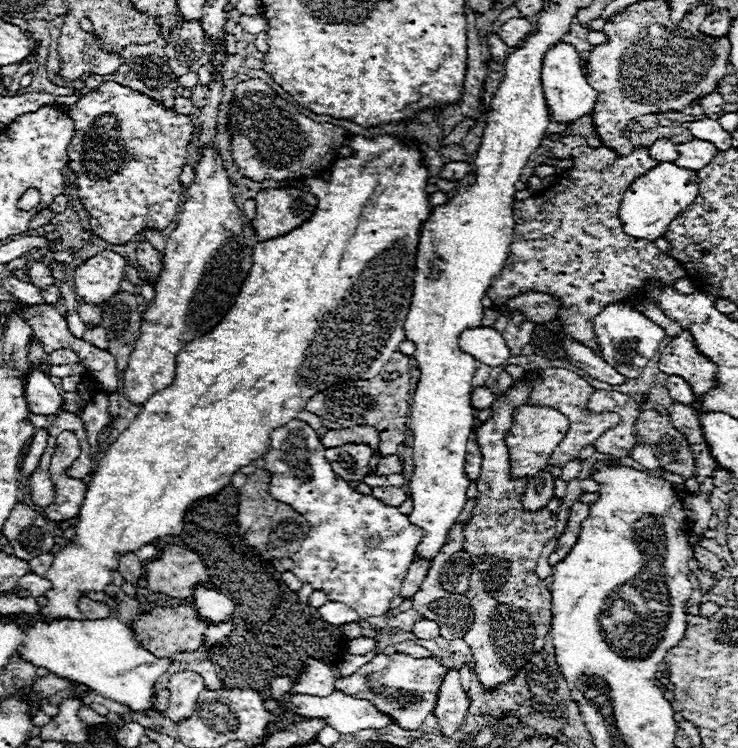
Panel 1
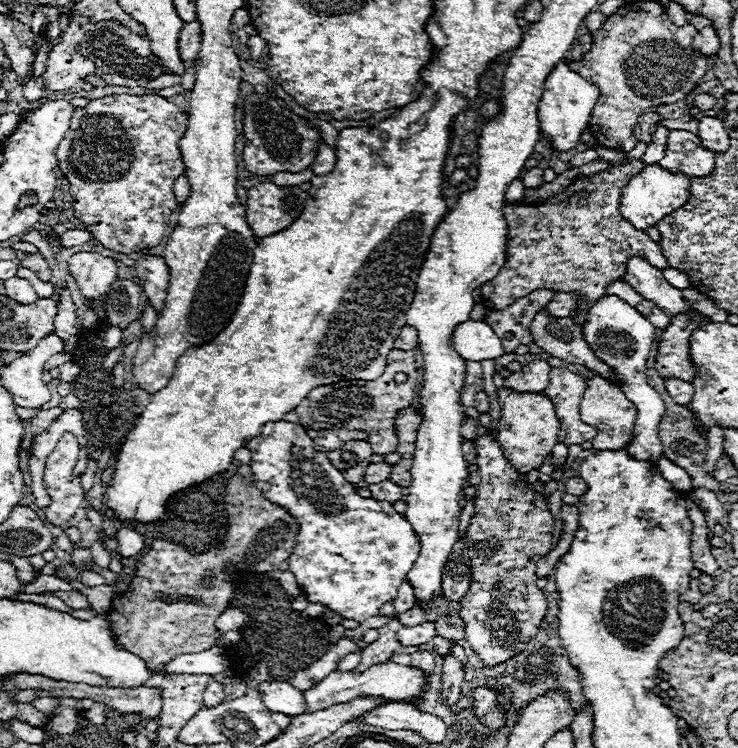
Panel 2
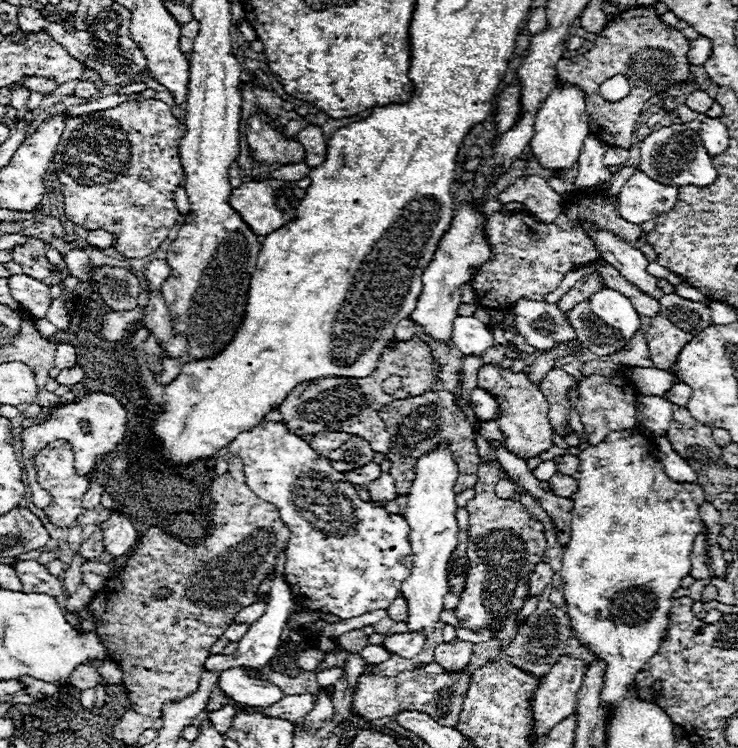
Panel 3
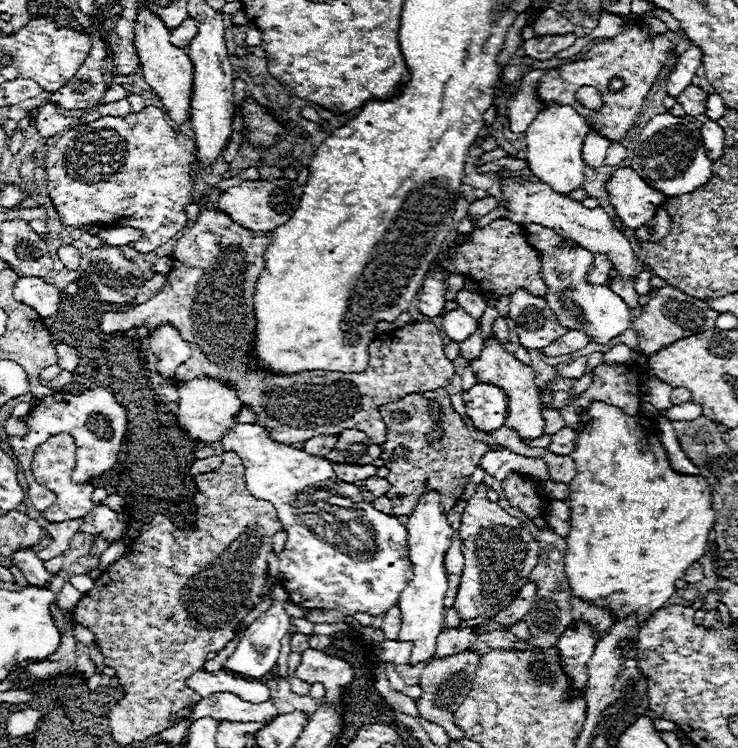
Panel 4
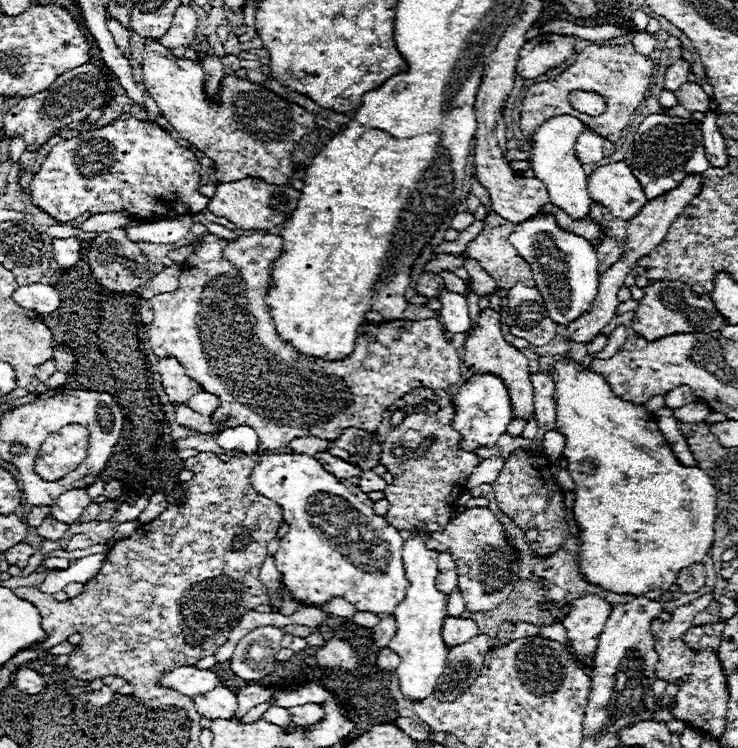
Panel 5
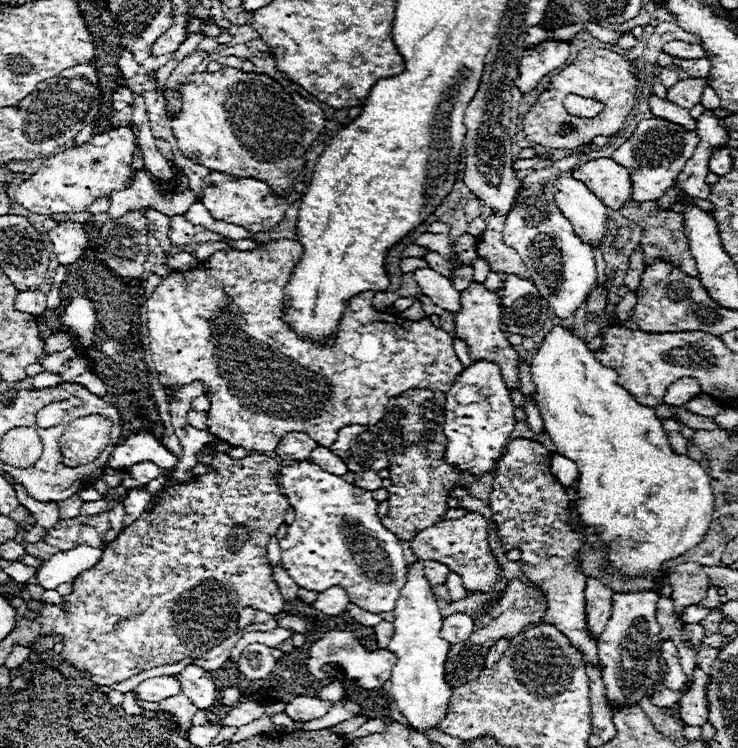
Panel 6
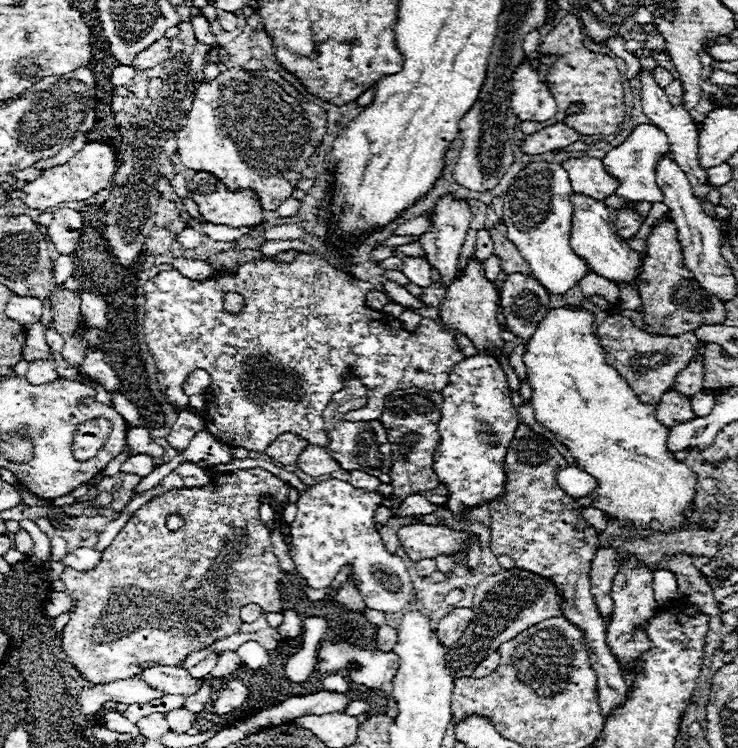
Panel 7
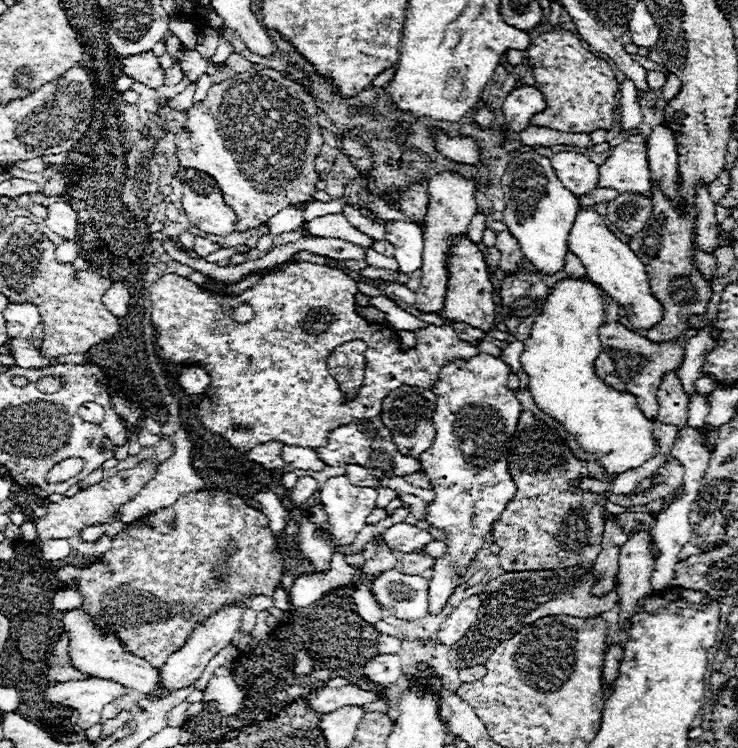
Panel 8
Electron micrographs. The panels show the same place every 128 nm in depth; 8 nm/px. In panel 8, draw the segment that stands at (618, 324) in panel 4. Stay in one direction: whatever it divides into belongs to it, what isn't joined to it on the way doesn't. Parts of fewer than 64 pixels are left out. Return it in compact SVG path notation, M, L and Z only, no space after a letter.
M522 152L508 164L502 176L502 192L506 194L504 224L518 240L522 254L542 274L556 274L564 270L568 252L568 234L580 210L578 198L560 182L552 162L536 152Z

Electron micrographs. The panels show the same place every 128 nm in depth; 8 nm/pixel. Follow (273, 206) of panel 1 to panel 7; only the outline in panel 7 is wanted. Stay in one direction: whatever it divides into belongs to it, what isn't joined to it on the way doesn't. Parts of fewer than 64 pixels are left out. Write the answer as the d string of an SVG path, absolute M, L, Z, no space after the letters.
M196 172L194 178L188 182L188 190L192 194L192 200L196 202L200 214L204 216L206 222L212 224L224 224L230 228L240 228L240 226L262 226L264 220L264 210L260 206L260 200L254 196L254 190L236 190L230 192L224 182L220 182L214 174L206 172Z

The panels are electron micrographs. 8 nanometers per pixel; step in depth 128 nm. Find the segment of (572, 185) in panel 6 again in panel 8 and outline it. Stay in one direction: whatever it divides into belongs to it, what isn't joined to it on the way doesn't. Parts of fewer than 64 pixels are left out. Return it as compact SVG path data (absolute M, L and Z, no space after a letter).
M582 206L580 214L576 216L576 222L574 222L572 230L570 230L568 244L570 244L570 252L576 254L580 258L580 262L584 264L584 268L588 272L588 278L594 284L598 284L620 306L626 308L626 316L628 316L630 324L636 330L640 330L640 328L650 330L652 326L656 326L662 320L664 308L650 292L644 264L640 262L640 258L636 258L636 254L628 248L628 244L620 242L608 230L606 218L602 214L598 214L592 208Z

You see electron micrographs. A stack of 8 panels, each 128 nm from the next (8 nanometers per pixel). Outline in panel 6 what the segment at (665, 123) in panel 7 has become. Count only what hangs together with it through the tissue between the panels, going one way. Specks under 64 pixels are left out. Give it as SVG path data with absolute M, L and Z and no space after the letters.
M652 96L650 98L650 110L654 112L656 118L664 118L664 120L670 120L670 122L676 122L688 130L696 130L696 118L692 118L688 114L688 110L682 110L680 106L668 102L668 100L662 100L658 96Z

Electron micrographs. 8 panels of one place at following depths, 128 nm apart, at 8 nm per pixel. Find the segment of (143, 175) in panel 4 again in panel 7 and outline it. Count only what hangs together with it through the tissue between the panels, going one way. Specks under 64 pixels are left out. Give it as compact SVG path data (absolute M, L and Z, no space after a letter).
M88 142L82 152L72 156L66 164L46 168L34 182L24 184L22 190L12 192L14 198L20 198L26 206L34 210L50 210L64 202L82 202L104 190L118 170L118 152L106 142Z

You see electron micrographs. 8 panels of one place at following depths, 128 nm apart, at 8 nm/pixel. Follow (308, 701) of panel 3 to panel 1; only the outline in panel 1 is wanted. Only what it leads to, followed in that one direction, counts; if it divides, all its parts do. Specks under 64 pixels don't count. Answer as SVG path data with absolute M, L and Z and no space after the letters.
M376 654L372 662L358 668L356 674L348 678L340 678L336 682L338 690L344 690L346 694L354 698L370 700L376 710L382 714L388 714L402 730L420 730L426 716L434 712L438 702L438 690L444 682L444 676L448 674L448 666L440 660L432 658L412 658L410 654Z

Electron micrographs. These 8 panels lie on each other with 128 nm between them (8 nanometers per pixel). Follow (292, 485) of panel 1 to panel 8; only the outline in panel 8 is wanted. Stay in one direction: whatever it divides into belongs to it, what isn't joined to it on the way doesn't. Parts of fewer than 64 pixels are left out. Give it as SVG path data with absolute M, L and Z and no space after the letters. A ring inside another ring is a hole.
M334 476L322 484L320 500L322 500L322 508L328 516L322 530L310 521L307 514L304 514L298 524L296 544L298 544L300 554L314 566L314 572L328 572L334 550L340 548L342 544L352 544L356 534L366 526L366 516L376 508L376 490L352 486L346 476ZM384 570L370 580L376 602L400 620L418 620L428 614L428 582L408 578L398 570Z

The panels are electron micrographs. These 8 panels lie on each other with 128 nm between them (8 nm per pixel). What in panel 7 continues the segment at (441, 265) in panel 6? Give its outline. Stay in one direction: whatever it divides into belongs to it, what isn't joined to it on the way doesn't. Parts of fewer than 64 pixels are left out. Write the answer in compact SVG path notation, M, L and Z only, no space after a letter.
M416 242L416 244L408 244L408 246L398 246L396 250L398 250L396 254L402 256L402 258L404 258L404 256L420 256L420 258L426 260L426 252L424 252L424 248L418 246L418 242Z

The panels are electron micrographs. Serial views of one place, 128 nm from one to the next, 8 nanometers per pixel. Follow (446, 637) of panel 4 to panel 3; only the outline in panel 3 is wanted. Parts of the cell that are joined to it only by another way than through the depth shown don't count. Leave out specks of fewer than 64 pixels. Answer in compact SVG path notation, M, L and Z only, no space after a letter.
M456 640L452 644L440 644L434 650L434 660L444 666L444 670L464 670L472 656L472 644Z

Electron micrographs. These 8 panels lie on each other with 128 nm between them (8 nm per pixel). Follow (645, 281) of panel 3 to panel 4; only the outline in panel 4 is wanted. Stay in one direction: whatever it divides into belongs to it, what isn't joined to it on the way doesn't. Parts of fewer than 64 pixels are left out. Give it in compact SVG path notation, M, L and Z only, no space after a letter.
M506 178L502 182L502 200L508 208L508 218L512 222L516 222L516 224L542 224L546 228L556 230L556 234L560 234L564 238L576 240L582 248L592 250L592 254L608 254L608 260L612 260L612 266L618 270L618 274L624 280L636 280L634 272L636 272L638 258L636 258L628 238L612 226L610 216L604 212L604 208L600 208L600 206L592 208L592 210L584 208L580 202L574 202L570 198L556 194L544 182L516 184L510 178Z

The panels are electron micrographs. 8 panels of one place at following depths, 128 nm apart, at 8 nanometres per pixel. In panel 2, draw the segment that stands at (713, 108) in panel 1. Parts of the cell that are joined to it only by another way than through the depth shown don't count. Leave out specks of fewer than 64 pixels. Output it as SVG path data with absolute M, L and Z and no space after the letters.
M698 94L696 96L696 100L694 100L694 106L698 108L698 110L712 110L714 106L716 106L716 98L714 96L710 96L710 94Z

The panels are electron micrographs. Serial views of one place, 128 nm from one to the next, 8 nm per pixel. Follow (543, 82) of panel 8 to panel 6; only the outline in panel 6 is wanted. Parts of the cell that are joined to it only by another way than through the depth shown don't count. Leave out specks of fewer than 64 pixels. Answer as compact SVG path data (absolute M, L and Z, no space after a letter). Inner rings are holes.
M584 48L578 52L578 58L566 66L562 72L550 78L550 84L536 96L536 100L530 104L528 112L524 114L524 126L526 138L534 144L540 144L544 148L560 148L560 150L572 150L594 136L616 136L622 130L622 124L630 116L632 108L636 106L634 92L638 90L638 78L636 78L636 62L628 56L616 54L606 48ZM568 94L578 94L582 98L594 98L604 104L604 112L596 118L578 118L570 116L562 104L562 100ZM566 122L572 124L576 130L568 136L558 136L558 126Z

